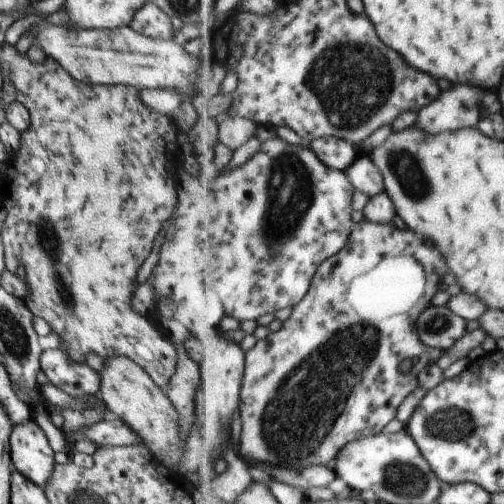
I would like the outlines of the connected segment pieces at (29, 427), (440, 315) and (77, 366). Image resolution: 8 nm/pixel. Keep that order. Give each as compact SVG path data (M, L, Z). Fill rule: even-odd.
M34 419L13 426L10 437L11 462L34 484L45 487L55 465L54 450Z
M431 305L419 318L418 332L428 346L449 351L469 332L468 322L450 306Z
M64 348L43 351L39 367L50 383L71 397L98 395L98 372L84 362L72 361Z

